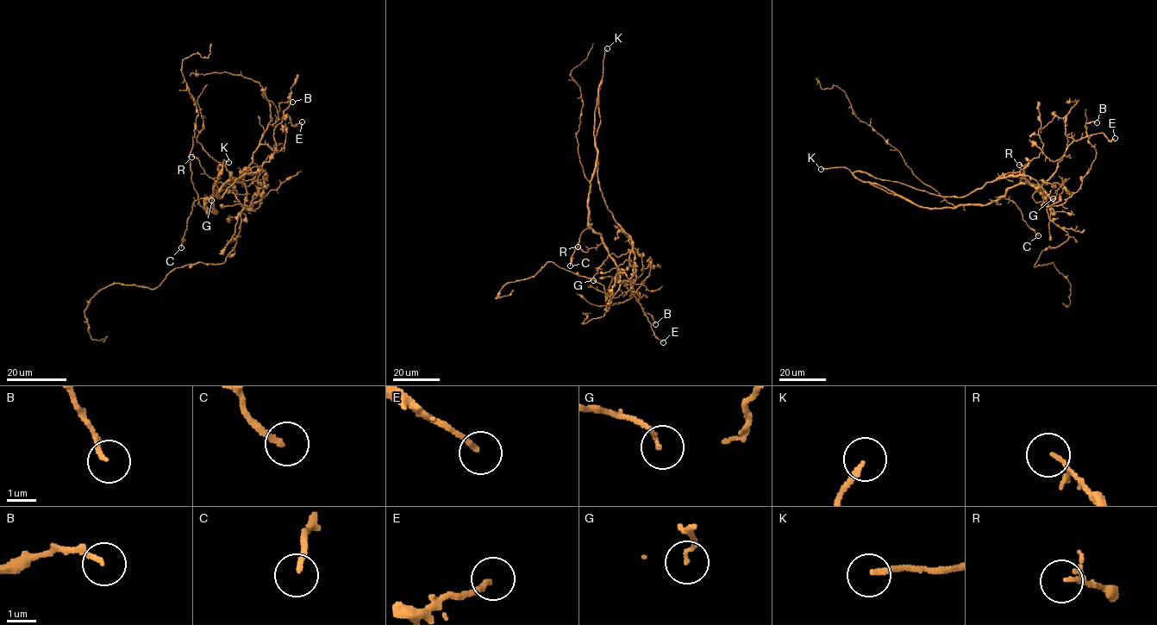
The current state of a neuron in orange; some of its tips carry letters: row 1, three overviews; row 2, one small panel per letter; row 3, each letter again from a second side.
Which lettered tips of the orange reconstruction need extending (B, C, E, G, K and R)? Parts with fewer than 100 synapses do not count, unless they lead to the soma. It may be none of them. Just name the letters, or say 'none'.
K

